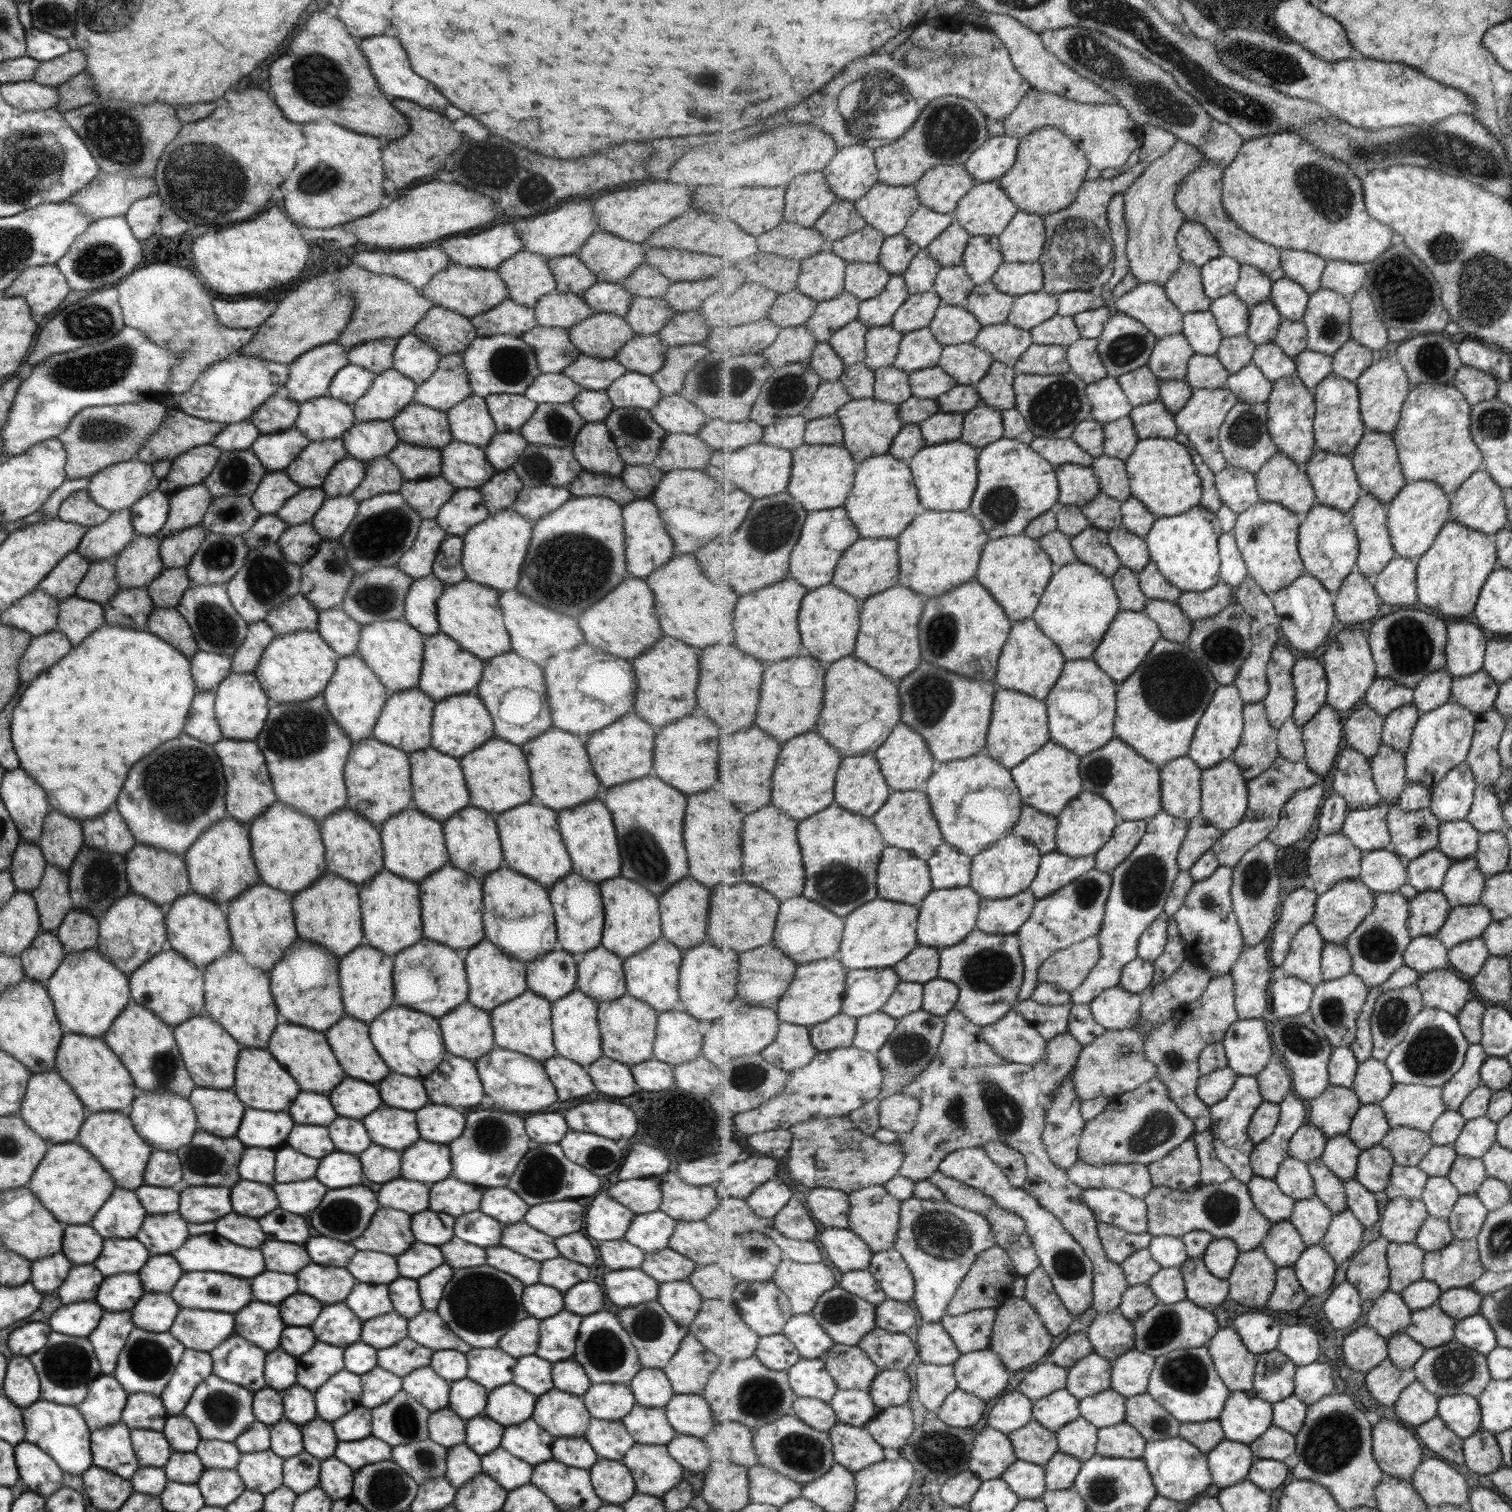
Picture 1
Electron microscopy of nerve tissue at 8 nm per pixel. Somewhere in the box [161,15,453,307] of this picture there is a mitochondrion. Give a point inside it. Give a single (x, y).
(318, 80)

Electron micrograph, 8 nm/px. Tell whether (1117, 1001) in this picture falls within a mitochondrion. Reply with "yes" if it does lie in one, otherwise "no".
no

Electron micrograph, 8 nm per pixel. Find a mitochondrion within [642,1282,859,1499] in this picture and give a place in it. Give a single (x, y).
(757, 1397)

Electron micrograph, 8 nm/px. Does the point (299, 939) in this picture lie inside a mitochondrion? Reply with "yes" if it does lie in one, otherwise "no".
no

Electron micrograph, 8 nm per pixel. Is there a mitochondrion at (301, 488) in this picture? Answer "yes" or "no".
no

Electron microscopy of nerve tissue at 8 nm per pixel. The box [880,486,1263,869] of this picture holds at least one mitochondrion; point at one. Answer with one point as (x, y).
(1175, 684)

